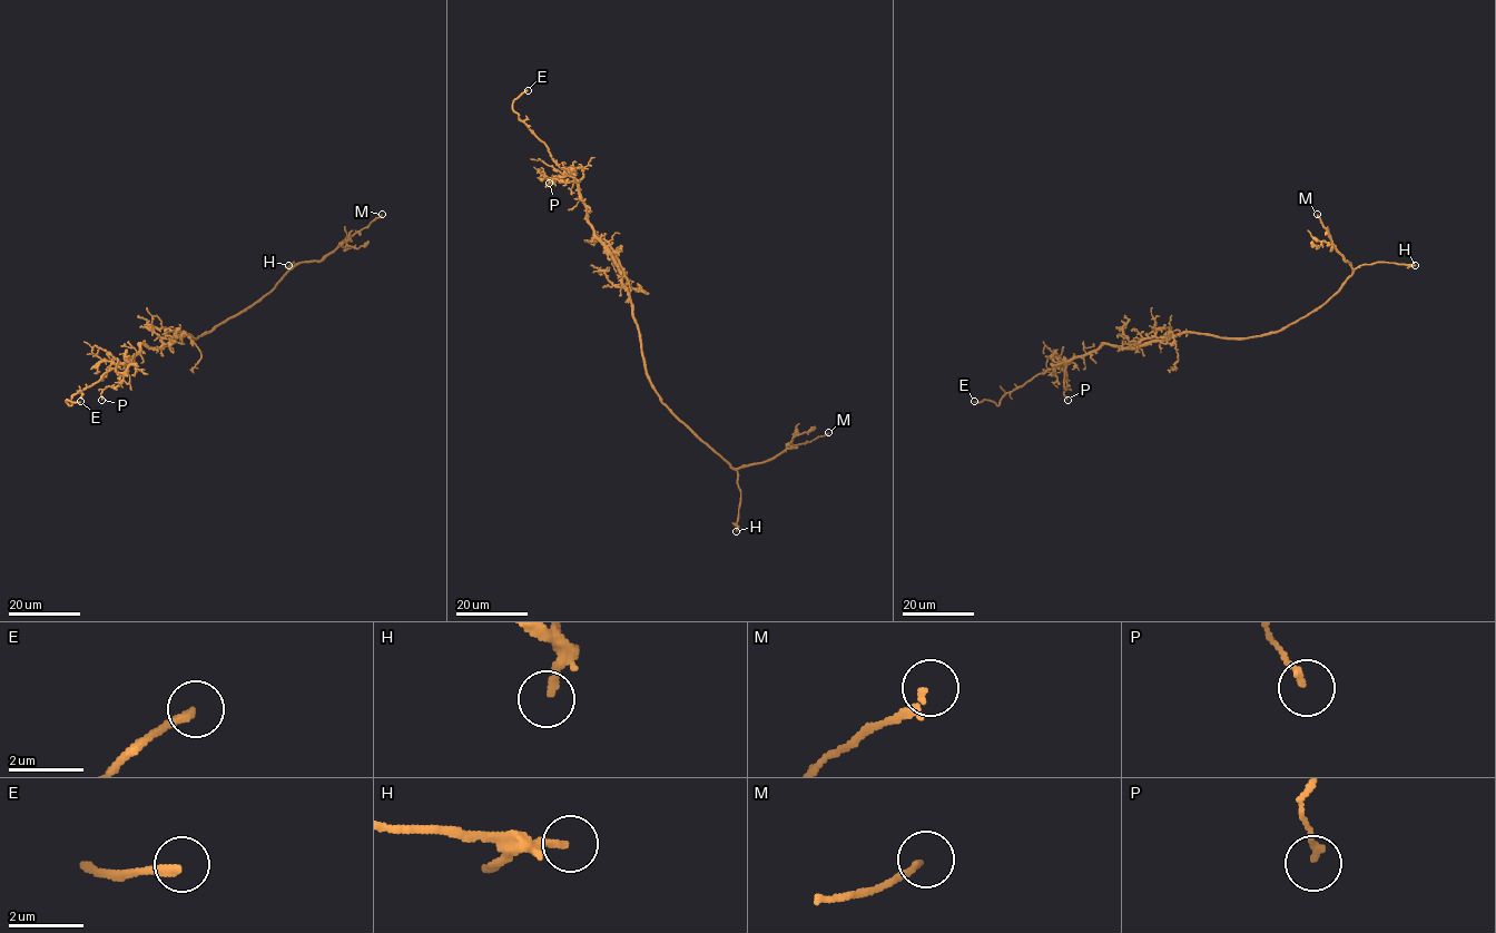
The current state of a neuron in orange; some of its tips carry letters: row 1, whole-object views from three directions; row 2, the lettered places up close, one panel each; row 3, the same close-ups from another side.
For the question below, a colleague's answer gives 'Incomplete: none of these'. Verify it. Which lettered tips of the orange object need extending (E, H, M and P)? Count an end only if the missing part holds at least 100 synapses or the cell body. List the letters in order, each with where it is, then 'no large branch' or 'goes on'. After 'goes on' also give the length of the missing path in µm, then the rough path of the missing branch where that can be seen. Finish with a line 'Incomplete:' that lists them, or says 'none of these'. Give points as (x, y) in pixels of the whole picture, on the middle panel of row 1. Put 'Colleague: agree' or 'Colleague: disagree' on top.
Colleague: disagree
E: place (528, 90); goes on; missing 40 µm; course (528, 90), (543, 80), (573, 45), (611, 21), (619, 21)
H: place (736, 531); no large branch
M: place (828, 432); no large branch
P: place (549, 183); no large branch
Incomplete: E

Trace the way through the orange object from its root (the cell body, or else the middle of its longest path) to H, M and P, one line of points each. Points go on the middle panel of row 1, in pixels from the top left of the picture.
H: (638, 327), (646, 373), (660, 400), (737, 472), (740, 503), (736, 531)
M: (638, 327), (646, 373), (660, 400), (731, 467), (764, 463), (789, 447), (828, 432)
P: (638, 327), (619, 268), (588, 221), (579, 186), (574, 182), (555, 178), (551, 183), (548, 179), (549, 183)

